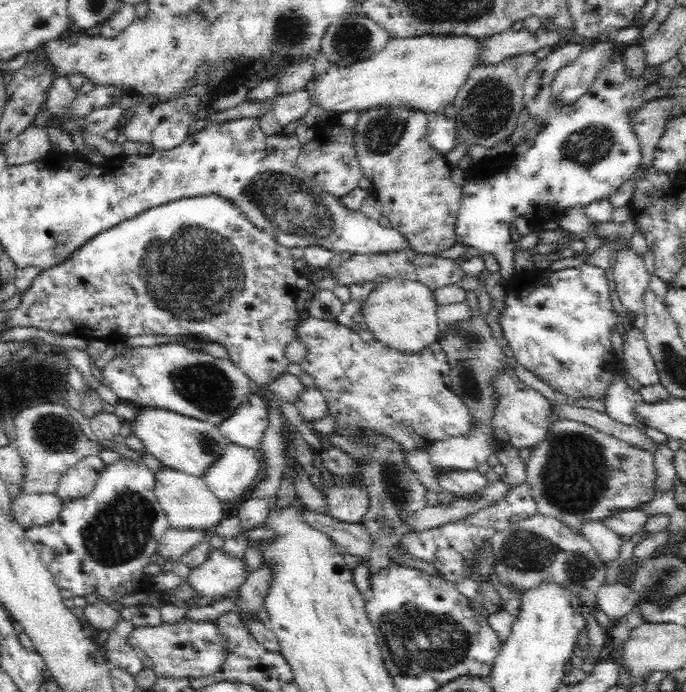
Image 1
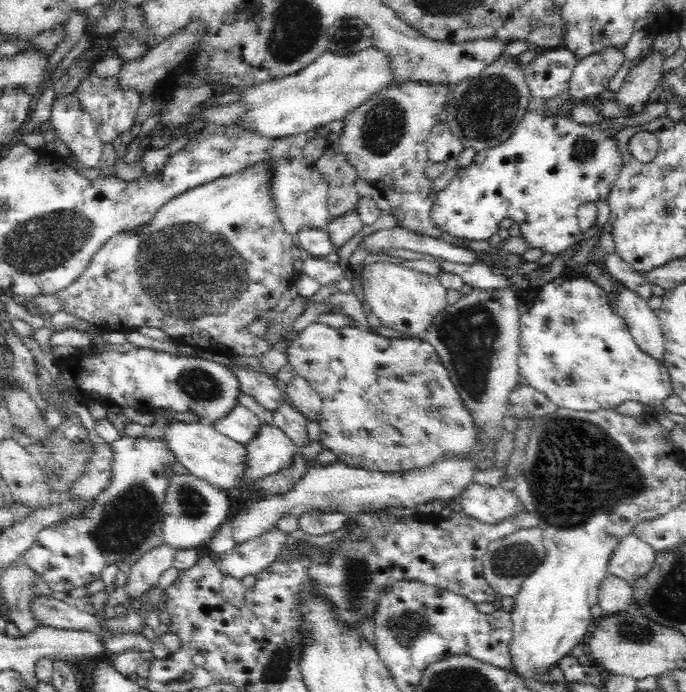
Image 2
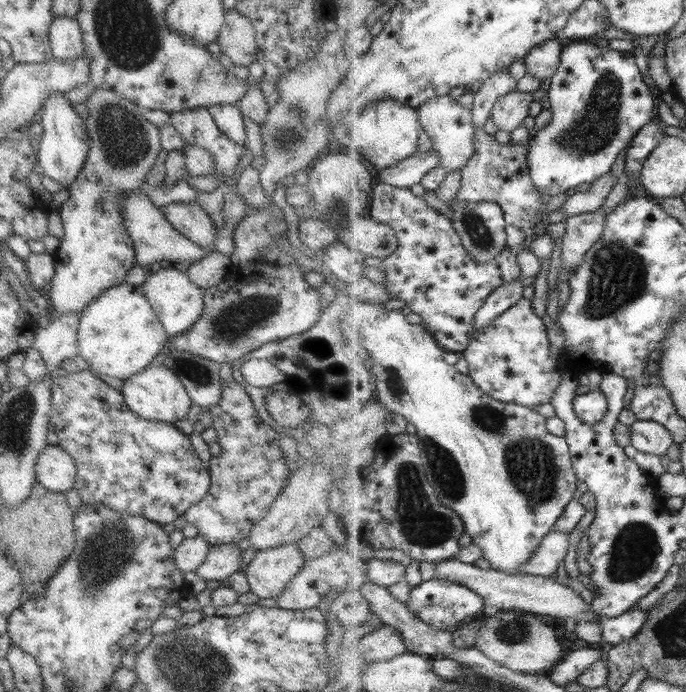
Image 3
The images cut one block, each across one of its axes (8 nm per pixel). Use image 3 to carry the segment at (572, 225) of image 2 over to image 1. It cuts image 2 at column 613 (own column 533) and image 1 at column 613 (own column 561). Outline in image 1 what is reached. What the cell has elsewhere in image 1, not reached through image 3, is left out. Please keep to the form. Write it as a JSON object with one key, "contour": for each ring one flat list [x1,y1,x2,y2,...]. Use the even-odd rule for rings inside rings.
{"contour":[[576,40,565,46,556,46,550,56,539,60,536,66,528,72,524,82,525,109,534,120,534,125,541,124,541,131,535,136,534,141,526,146,520,147,518,156,505,155,502,161,502,174,486,176,486,178,468,177,462,186,461,204,456,210,456,242,472,248,475,252,489,252,495,254,500,263,499,274,507,280,516,276,514,269,515,243,510,237,511,223,516,222,518,217,531,220,534,225,554,220,559,222,563,214,572,207,585,207,592,202,609,200,610,197,626,182,634,177,640,160,642,160,641,146,636,135,630,129,626,110,634,110,642,106,649,99,646,97,648,85,655,84,651,75,632,77,626,74,623,53,614,56,614,62,608,65,594,79,592,86,586,94,579,96,571,105,552,105,551,84,558,70,568,66,581,54,584,45]]}

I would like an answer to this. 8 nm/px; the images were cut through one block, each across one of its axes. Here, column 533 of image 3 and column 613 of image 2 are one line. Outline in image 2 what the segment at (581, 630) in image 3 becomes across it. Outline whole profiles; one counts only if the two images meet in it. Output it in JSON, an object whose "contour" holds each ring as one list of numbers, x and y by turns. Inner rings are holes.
{"contour":[[612,574,606,575,599,586,598,603,604,613,612,615,626,611,633,598,633,587,629,581]]}

